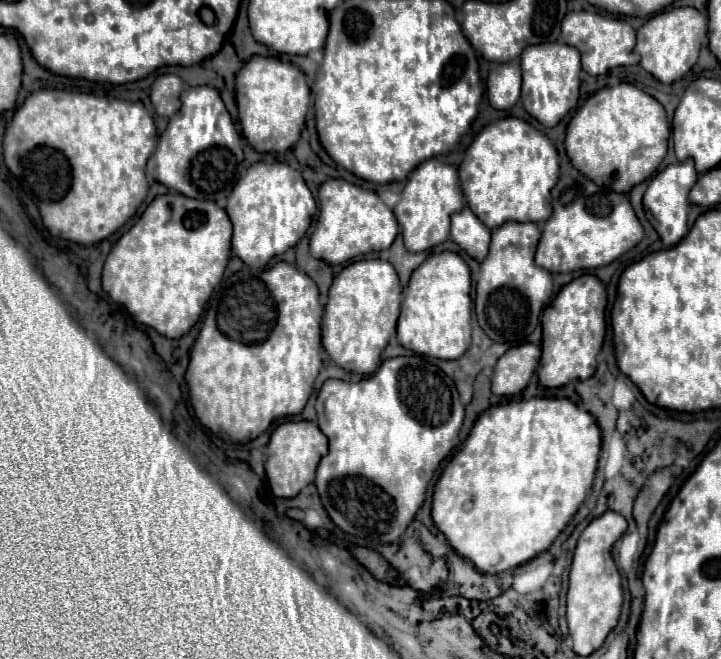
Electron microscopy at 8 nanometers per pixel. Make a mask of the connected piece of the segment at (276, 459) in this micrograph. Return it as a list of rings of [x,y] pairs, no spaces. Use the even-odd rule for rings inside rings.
[[[286,421],[276,427],[268,443],[268,459],[266,459],[266,477],[272,493],[276,497],[292,499],[306,485],[314,483],[316,467],[320,459],[328,453],[328,439],[312,421]]]

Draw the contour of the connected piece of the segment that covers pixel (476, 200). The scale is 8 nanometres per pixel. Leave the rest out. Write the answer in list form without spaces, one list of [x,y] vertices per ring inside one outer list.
[[[506,117],[484,127],[472,141],[458,175],[468,207],[488,229],[506,221],[540,223],[552,215],[550,191],[558,181],[558,153],[550,139],[530,123]]]

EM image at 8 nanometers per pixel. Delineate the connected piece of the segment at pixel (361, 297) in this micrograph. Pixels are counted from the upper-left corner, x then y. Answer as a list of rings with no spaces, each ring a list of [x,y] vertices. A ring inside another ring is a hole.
[[[364,259],[344,267],[330,287],[322,319],[322,345],[330,359],[350,373],[372,375],[388,339],[396,333],[400,297],[402,285],[388,261]]]

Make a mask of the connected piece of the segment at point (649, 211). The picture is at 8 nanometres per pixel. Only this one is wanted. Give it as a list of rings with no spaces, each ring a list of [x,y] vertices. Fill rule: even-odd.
[[[692,159],[684,161],[684,163],[674,163],[674,165],[668,165],[664,171],[660,171],[648,185],[646,193],[644,193],[644,213],[646,213],[646,219],[652,223],[652,227],[656,229],[656,233],[660,235],[662,243],[666,247],[672,247],[676,243],[682,241],[682,237],[688,233],[688,223],[686,223],[686,217],[688,217],[688,193],[692,189],[692,185],[696,183],[698,179],[698,171],[694,169],[694,163]]]

